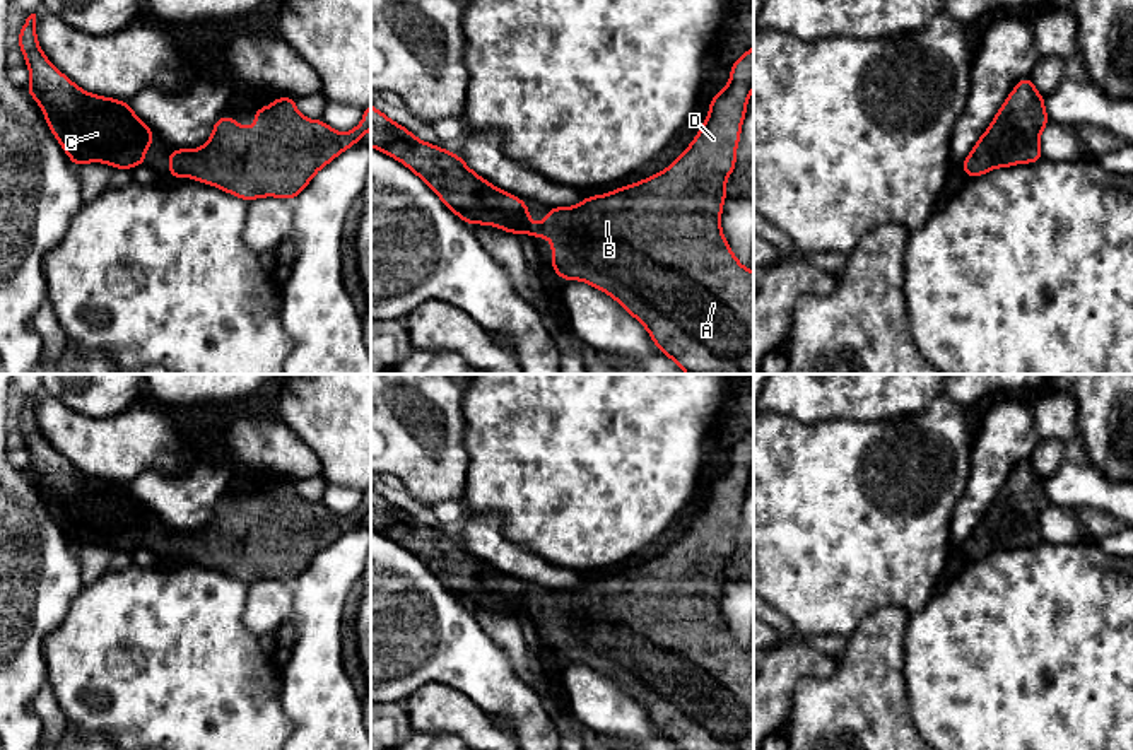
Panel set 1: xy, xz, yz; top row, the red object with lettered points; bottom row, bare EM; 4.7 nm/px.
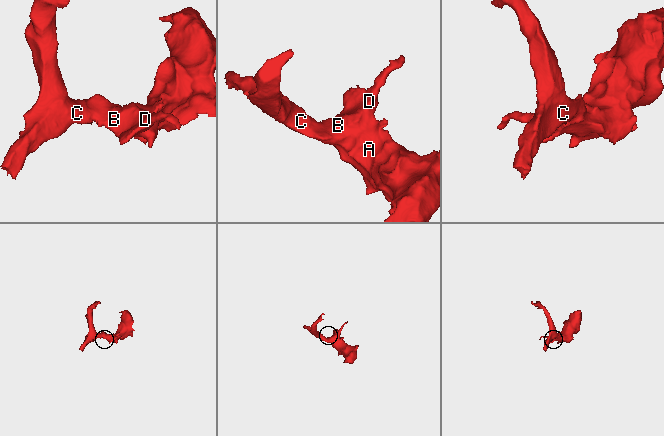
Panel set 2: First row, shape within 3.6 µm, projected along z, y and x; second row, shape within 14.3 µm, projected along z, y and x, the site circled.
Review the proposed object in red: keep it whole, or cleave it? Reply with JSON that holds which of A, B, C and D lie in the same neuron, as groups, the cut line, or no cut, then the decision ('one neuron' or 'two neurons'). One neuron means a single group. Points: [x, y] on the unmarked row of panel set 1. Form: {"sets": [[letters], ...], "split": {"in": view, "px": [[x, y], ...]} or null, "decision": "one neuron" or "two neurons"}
{"sets": [["A", "B", "C", "D"]], "split": null, "decision": "one neuron"}

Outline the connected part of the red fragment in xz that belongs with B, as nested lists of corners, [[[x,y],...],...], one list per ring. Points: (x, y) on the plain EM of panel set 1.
[[[754,429],[730,453],[730,466],[709,487],[707,501],[692,526],[665,554],[617,571],[607,577],[586,579],[576,589],[554,589],[545,603],[530,606],[525,583],[492,569],[475,557],[458,536],[415,521],[371,487],[371,530],[400,543],[470,608],[489,606],[506,615],[552,624],[552,653],[564,663],[581,663],[612,678],[649,716],[658,733],[680,750],[754,750],[754,654],[733,637],[721,615],[726,562],[737,548],[735,535],[754,472]]]

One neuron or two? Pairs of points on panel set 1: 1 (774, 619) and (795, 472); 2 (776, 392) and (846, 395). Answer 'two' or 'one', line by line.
1: two
2: one

